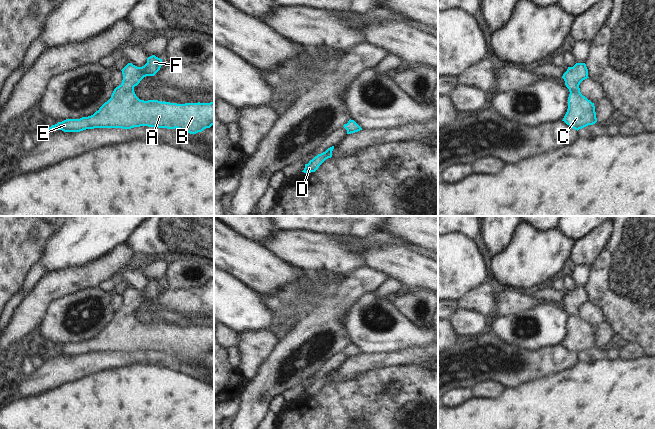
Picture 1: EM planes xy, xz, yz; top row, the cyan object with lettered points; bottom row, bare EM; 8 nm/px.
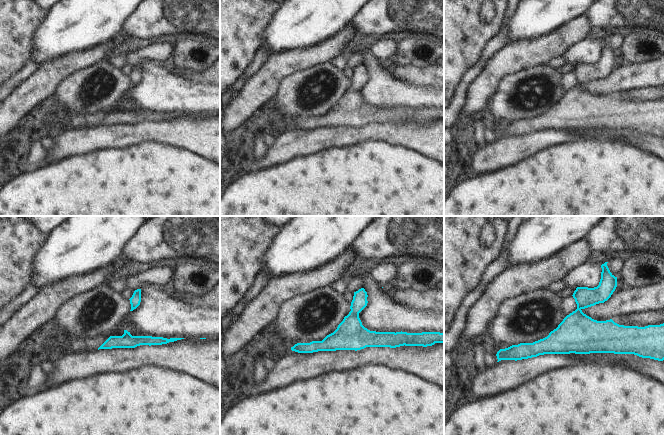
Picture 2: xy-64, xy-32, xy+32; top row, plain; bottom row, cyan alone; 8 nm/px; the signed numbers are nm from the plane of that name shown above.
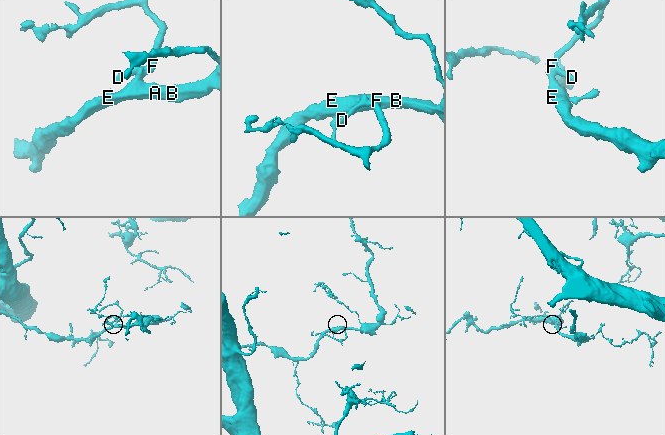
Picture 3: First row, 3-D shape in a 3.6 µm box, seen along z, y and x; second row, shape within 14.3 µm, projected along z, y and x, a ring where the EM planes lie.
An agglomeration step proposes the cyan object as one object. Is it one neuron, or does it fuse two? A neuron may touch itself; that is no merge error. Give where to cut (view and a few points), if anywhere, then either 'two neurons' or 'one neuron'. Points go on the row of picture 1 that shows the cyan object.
no cut | one neuron

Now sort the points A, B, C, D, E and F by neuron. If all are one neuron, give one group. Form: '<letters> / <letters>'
A B C D E F

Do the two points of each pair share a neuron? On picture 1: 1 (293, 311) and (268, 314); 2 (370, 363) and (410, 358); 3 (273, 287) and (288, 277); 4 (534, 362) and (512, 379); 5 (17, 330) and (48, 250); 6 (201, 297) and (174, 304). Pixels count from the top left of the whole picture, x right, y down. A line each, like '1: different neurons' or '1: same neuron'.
1: different neurons
2: same neuron
3: same neuron
4: same neuron
5: different neurons
6: same neuron

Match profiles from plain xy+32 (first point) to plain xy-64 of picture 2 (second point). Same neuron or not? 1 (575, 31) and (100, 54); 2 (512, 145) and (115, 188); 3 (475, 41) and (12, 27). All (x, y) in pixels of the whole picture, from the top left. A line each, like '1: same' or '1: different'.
1: same
2: different
3: same

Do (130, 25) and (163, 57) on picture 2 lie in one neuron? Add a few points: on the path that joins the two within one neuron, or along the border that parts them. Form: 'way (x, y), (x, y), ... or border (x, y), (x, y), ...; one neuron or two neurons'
border (166, 38), (150, 42); two neurons

